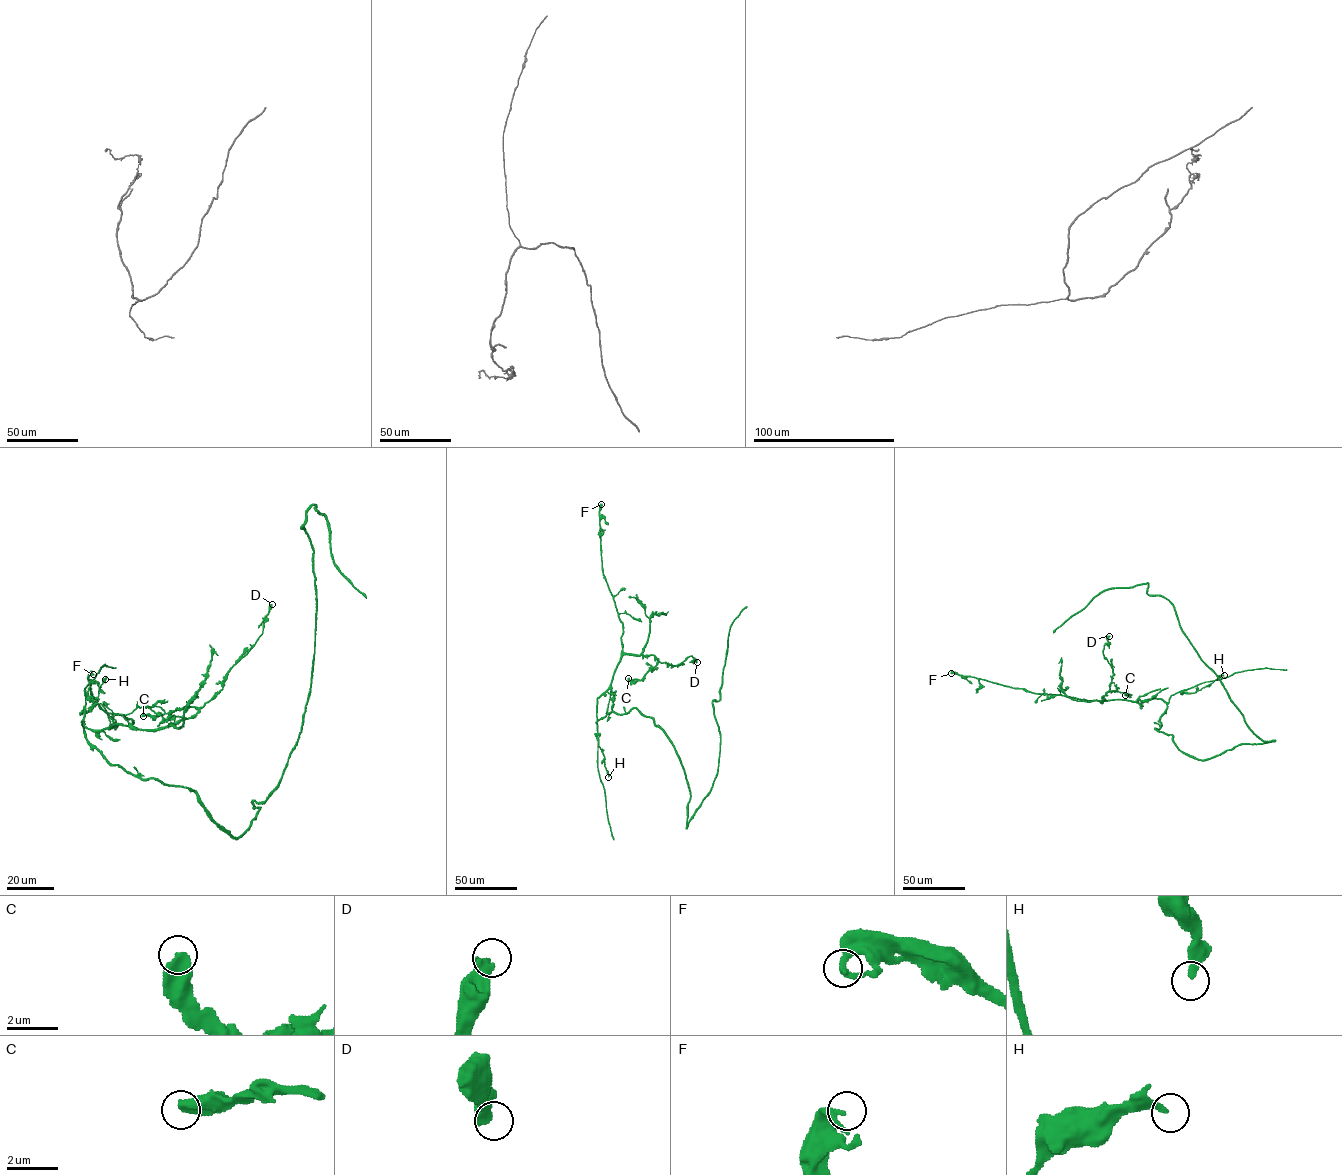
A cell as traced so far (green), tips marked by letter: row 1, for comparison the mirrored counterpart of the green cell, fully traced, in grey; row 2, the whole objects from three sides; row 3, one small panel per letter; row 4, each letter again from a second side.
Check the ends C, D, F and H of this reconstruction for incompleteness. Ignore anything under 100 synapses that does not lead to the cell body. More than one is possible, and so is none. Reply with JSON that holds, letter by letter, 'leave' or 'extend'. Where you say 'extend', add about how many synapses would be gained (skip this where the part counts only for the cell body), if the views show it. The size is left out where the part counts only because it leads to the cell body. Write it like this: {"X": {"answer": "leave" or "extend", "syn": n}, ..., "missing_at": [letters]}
{"C": {"answer": "leave"}, "D": {"answer": "leave"}, "F": {"answer": "leave"}, "H": {"answer": "leave"}, "missing_at": []}

